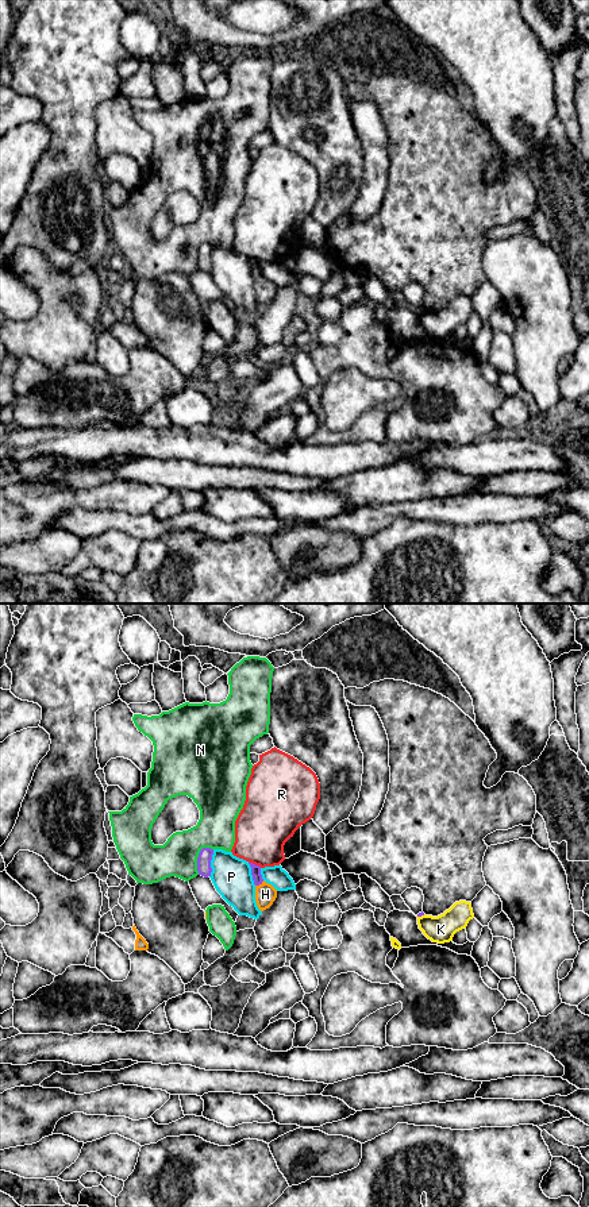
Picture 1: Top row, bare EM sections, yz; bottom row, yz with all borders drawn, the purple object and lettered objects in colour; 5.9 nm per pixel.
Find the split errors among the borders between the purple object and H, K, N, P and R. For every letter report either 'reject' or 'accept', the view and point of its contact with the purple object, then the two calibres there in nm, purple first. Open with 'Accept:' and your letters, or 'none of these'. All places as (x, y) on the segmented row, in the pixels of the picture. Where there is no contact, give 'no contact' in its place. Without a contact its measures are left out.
Accept: H
H: accept | yz (260, 883) | 60/130 nm
K: reject | yz (420, 916) | 20/170 nm
N: reject | yz (199, 856) | 80/220 nm
P: reject | yz (210, 863) | 80/240 nm
R: reject | yz (254, 864) | 60/320 nm

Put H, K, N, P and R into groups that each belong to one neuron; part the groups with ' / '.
H / K P / N / R

